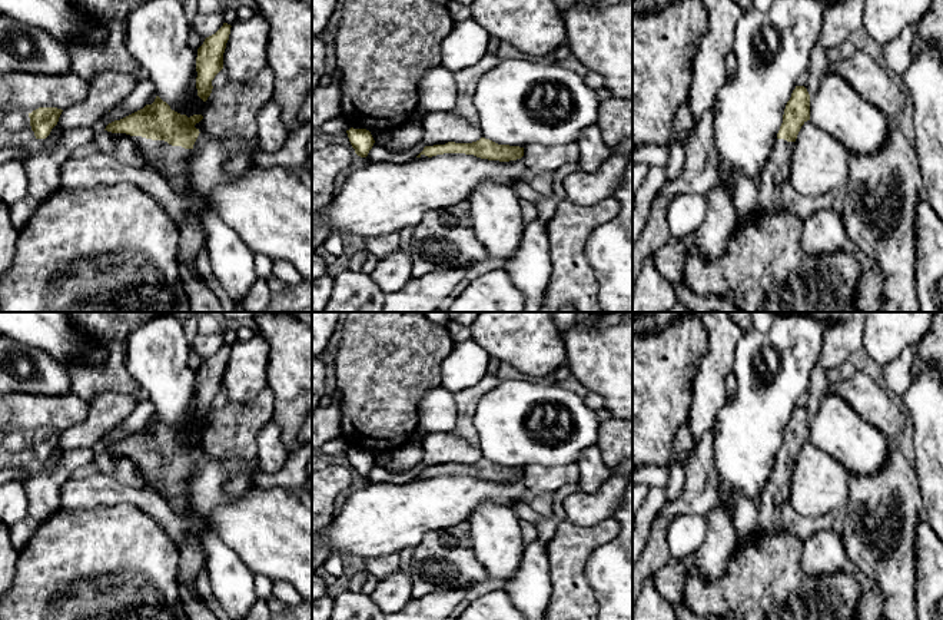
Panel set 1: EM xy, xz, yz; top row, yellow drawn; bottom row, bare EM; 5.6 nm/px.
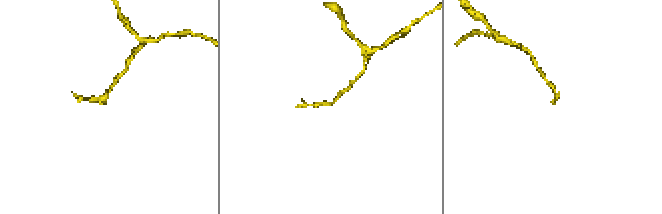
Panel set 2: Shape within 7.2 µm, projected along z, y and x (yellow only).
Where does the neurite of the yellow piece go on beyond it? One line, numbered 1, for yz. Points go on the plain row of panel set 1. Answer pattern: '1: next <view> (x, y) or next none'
1: next yz (777, 491)

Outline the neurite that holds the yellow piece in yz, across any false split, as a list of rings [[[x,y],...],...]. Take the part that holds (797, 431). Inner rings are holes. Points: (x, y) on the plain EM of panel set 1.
[[[796,407],[758,504],[757,536],[773,536],[781,530],[781,508],[790,498],[793,467],[807,441],[810,441],[810,415],[804,407]]]

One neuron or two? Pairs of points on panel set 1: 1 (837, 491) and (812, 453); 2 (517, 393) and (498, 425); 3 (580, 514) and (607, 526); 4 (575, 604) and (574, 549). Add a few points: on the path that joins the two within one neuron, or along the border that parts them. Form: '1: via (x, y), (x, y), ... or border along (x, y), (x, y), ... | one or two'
1: via (827, 481), (812, 463) | one
2: via (512, 401), (501, 417) | one
3: border along (611, 516), (587, 526), (567, 521) | two
4: via (571, 590), (571, 563) | one

